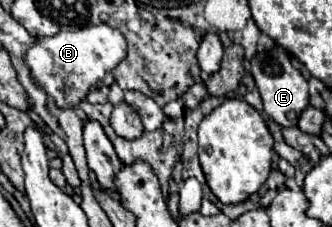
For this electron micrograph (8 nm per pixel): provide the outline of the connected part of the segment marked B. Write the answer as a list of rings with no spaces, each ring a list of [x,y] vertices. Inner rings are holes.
[[[97,24],[71,32],[57,32],[55,36],[41,36],[33,46],[27,48],[25,66],[31,72],[33,82],[53,98],[57,108],[75,108],[79,106],[89,88],[103,80],[119,62],[127,56],[127,40],[121,30],[109,24]]]

